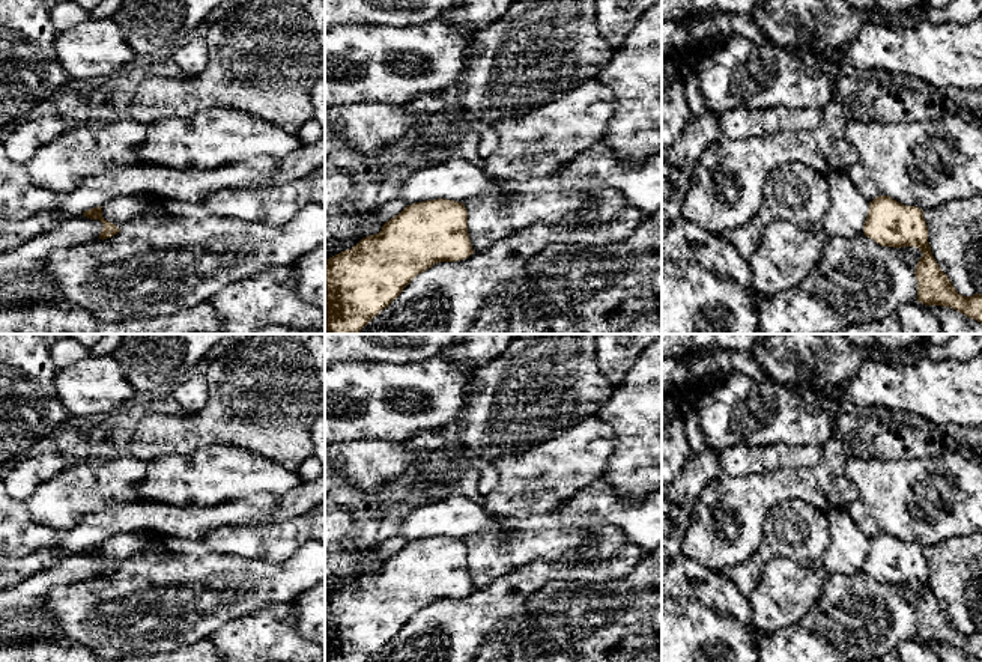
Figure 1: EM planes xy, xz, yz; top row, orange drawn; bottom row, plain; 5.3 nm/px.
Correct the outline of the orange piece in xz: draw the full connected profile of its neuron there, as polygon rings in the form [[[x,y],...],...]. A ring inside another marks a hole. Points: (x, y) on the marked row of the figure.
[[[438,199],[408,205],[382,226],[376,235],[362,238],[350,250],[325,260],[325,331],[358,334],[373,317],[386,308],[421,272],[439,262],[457,262],[474,254],[468,233],[468,211],[463,203]]]

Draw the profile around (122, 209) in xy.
[[[144,193],[117,196],[102,206],[102,217],[122,230],[128,223],[143,214],[155,200],[158,200],[158,197]]]

